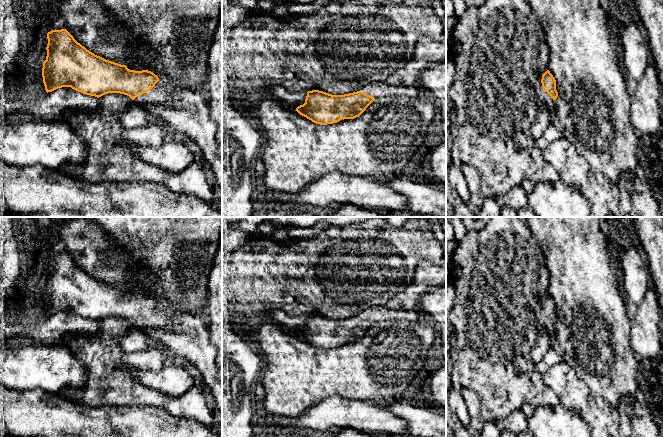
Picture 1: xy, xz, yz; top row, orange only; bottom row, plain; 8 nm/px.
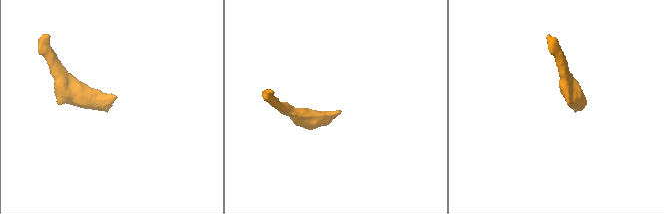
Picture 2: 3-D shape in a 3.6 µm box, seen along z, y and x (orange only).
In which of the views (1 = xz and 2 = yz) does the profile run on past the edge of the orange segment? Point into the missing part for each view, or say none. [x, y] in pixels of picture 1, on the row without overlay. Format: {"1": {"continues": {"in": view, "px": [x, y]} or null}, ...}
{"1": {"continues": {"in": "xz", "px": [377, 313]}}, "2": {"continues": {"in": "yz", "px": [546, 324]}}}

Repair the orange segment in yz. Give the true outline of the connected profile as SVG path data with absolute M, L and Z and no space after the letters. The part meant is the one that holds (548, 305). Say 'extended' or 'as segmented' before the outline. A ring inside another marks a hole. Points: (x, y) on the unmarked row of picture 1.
extended; M547 294L541 303L542 310L538 313L538 324L541 330L551 335L555 334L555 324L558 321L558 316L556 314L556 304L553 299Z

